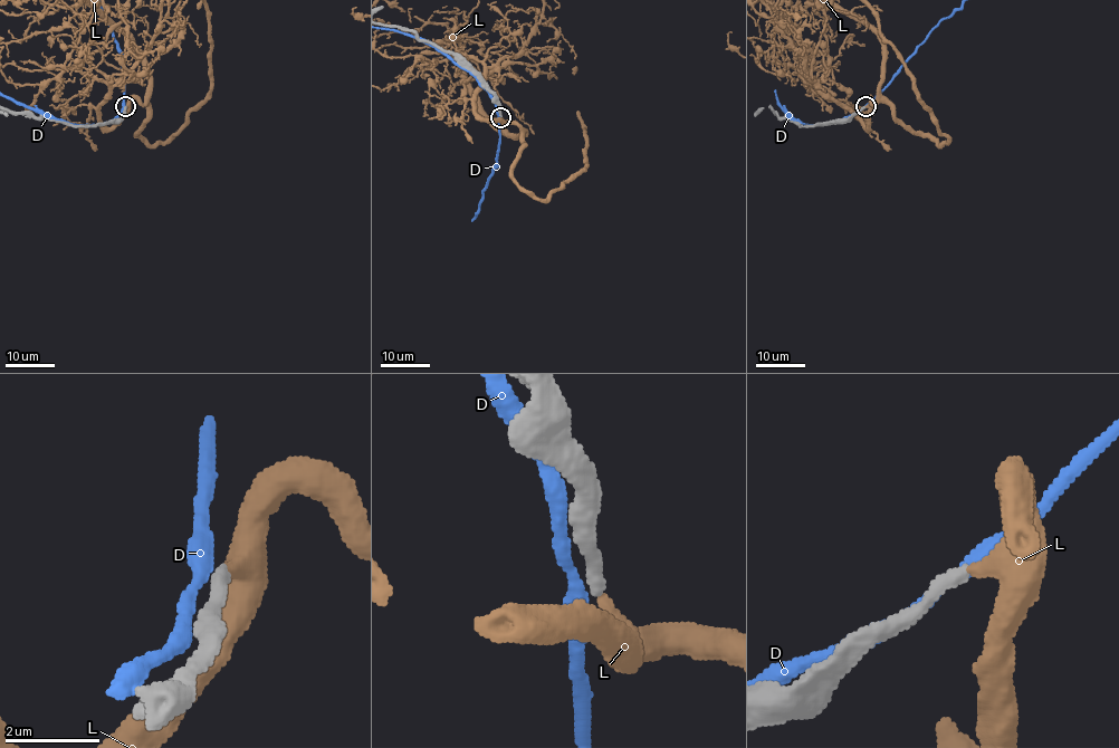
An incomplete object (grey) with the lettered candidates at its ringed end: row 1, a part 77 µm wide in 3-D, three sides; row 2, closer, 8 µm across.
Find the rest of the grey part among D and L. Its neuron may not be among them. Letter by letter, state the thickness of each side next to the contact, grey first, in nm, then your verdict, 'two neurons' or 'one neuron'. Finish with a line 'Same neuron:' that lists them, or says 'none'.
D: calibres 360 and 320 nm; two neurons
L: calibres 320 and 400 nm; one neuron
Same neuron: L

